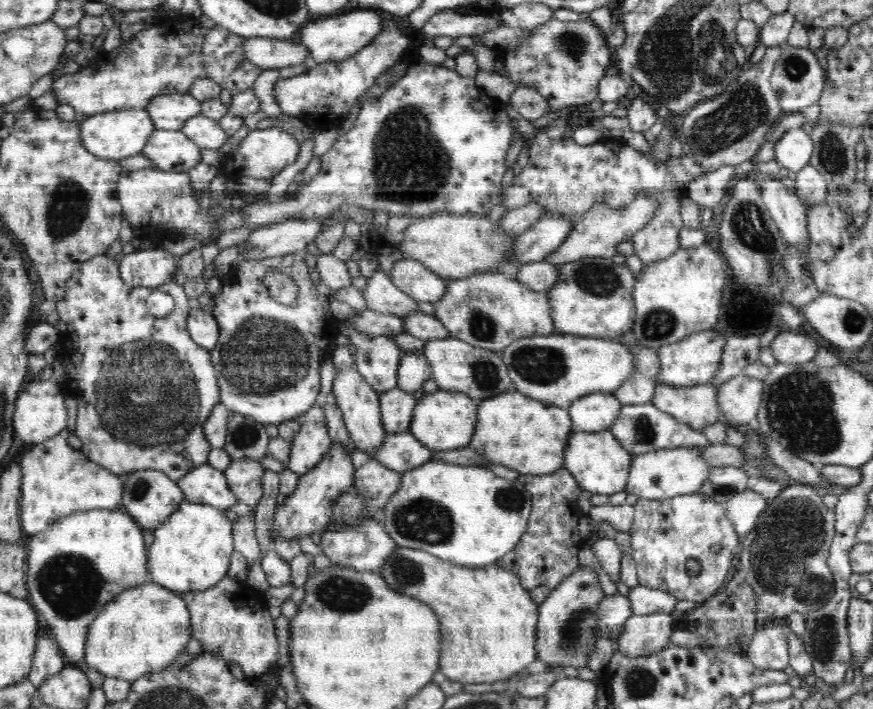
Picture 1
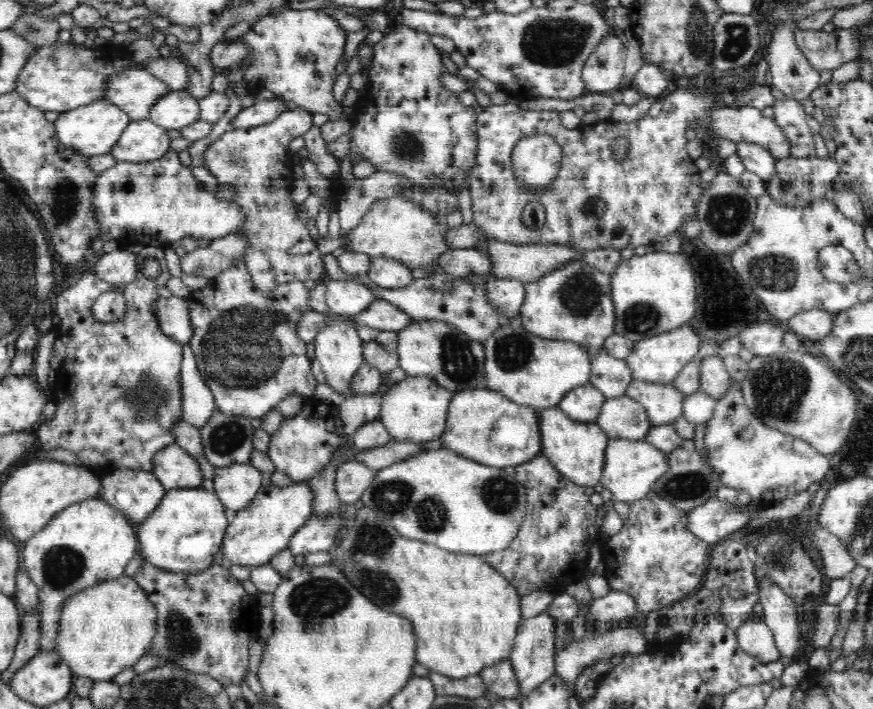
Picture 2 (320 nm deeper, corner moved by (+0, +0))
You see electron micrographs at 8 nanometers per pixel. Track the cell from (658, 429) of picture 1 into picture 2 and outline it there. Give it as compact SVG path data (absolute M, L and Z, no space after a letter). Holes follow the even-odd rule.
M625 395L606 397L594 423L599 425L608 437L626 440L644 440L653 427L648 421L646 409Z

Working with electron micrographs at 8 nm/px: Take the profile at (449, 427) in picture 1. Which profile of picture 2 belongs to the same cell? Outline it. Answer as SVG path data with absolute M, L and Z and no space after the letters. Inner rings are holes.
M408 375L404 380L392 385L382 396L379 422L390 433L392 441L427 443L438 440L446 428L446 415L454 394L442 388L427 376Z

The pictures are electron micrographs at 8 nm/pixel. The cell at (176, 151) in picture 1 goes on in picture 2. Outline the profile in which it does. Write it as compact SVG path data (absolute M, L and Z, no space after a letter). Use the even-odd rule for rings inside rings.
M150 119L130 121L109 152L120 162L144 162L159 159L170 150L167 129Z

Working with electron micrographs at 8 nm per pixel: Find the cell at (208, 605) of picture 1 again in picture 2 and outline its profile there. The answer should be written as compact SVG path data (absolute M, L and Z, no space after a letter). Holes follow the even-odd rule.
M144 559L140 569L131 576L147 592L156 607L156 634L147 654L156 654L163 664L177 664L196 674L208 675L219 680L227 689L237 689L245 681L248 666L248 646L258 637L258 612L262 606L257 595L248 594L242 581L236 579L230 568L214 563L196 574L176 573L158 568Z

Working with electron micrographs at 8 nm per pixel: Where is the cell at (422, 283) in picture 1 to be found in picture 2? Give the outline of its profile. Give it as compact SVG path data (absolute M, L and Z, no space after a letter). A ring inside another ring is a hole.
M371 257L367 274L376 285L386 288L402 288L413 281L411 269L390 257Z

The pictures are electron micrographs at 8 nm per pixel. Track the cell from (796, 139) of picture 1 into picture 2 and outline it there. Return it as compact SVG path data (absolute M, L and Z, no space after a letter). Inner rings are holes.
M721 103L711 109L708 120L714 135L720 139L726 139L735 143L740 141L758 143L766 147L772 153L772 156L778 160L791 156L790 145L781 128L776 126L770 117L764 117L758 108L748 105L731 107Z

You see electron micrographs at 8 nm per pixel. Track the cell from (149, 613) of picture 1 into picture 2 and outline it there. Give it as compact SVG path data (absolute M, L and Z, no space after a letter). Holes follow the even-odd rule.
M120 575L114 580L102 581L75 595L69 596L64 602L59 614L59 631L53 648L70 666L77 677L87 677L92 681L112 681L126 668L133 666L147 654L156 634L156 607L148 598L147 592L127 575Z

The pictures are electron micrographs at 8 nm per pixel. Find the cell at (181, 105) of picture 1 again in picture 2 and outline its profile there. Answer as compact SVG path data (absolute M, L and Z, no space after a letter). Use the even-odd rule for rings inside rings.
M126 68L109 76L103 99L120 107L131 121L139 121L148 119L153 104L168 91L168 84L146 69Z

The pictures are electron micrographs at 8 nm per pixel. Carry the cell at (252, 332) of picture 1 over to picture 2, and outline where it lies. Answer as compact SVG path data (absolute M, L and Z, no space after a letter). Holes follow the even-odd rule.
M238 259L234 263L234 266L223 270L216 278L208 279L205 287L190 291L184 298L188 307L189 319L193 330L192 336L187 343L191 346L192 352L194 353L196 366L200 374L203 376L206 384L211 388L219 412L245 416L249 419L261 419L264 415L268 414L268 412L272 412L272 410L276 409L277 405L280 404L282 400L286 400L288 396L300 395L303 398L312 398L314 396L314 388L316 388L317 380L311 373L311 362L306 355L307 345L305 342L302 342L295 333L300 317L306 311L310 310L308 306L309 291L310 290L304 287L303 281L292 281L278 285L274 290L264 295L264 293L256 291L248 267L245 265L243 259Z

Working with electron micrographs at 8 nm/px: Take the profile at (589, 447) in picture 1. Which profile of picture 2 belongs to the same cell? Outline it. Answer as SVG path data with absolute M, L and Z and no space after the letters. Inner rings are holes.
M559 407L540 409L541 455L573 483L594 486L601 482L606 462L606 447L610 437L595 423L583 423L570 419Z

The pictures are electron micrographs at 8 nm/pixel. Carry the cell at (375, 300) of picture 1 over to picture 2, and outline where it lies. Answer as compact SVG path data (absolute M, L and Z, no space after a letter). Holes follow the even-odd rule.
M326 279L326 302L333 315L355 315L375 300L367 285L356 280Z

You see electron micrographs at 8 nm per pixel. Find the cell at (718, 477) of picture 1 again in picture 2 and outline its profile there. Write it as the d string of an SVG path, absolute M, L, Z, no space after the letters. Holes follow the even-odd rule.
M684 439L683 444L665 454L667 454L668 458L668 472L652 485L651 490L656 495L662 496L664 500L688 511L704 504L710 497L716 496L716 492L720 488L719 476L714 472L710 464L705 464L704 458L696 451L692 439Z

